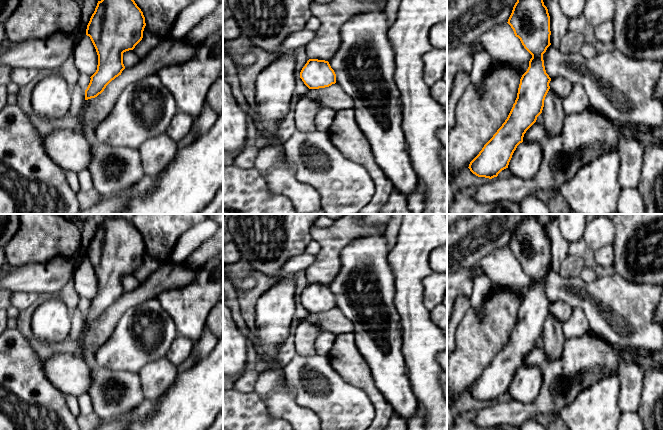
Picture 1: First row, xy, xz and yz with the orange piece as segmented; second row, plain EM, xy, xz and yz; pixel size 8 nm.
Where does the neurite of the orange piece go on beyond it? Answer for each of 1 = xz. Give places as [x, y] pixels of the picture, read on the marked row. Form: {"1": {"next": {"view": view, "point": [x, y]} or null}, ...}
{"1": {"next": null}}

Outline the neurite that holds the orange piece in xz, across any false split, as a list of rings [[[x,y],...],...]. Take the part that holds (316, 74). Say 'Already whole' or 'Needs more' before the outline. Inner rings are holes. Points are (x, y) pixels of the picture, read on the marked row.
Already whole. [[[309,59],[300,72],[300,78],[309,89],[329,87],[336,83],[336,74],[328,61]]]

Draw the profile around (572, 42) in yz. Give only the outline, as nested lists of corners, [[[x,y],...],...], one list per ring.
[[[569,30],[562,37],[558,49],[563,54],[574,54],[580,52],[584,43],[585,43],[584,37],[580,32]]]

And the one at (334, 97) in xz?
[[[337,83],[325,88],[309,89],[305,97],[334,111],[352,109],[354,106],[352,98]]]

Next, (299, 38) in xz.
[[[302,29],[289,34],[281,44],[281,53],[293,52],[301,46],[306,46],[315,35],[315,31]]]

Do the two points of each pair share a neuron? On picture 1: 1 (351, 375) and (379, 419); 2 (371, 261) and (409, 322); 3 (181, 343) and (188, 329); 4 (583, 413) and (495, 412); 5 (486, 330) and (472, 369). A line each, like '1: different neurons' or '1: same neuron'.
1: same neuron
2: different neurons
3: different neurons
4: different neurons
5: same neuron

